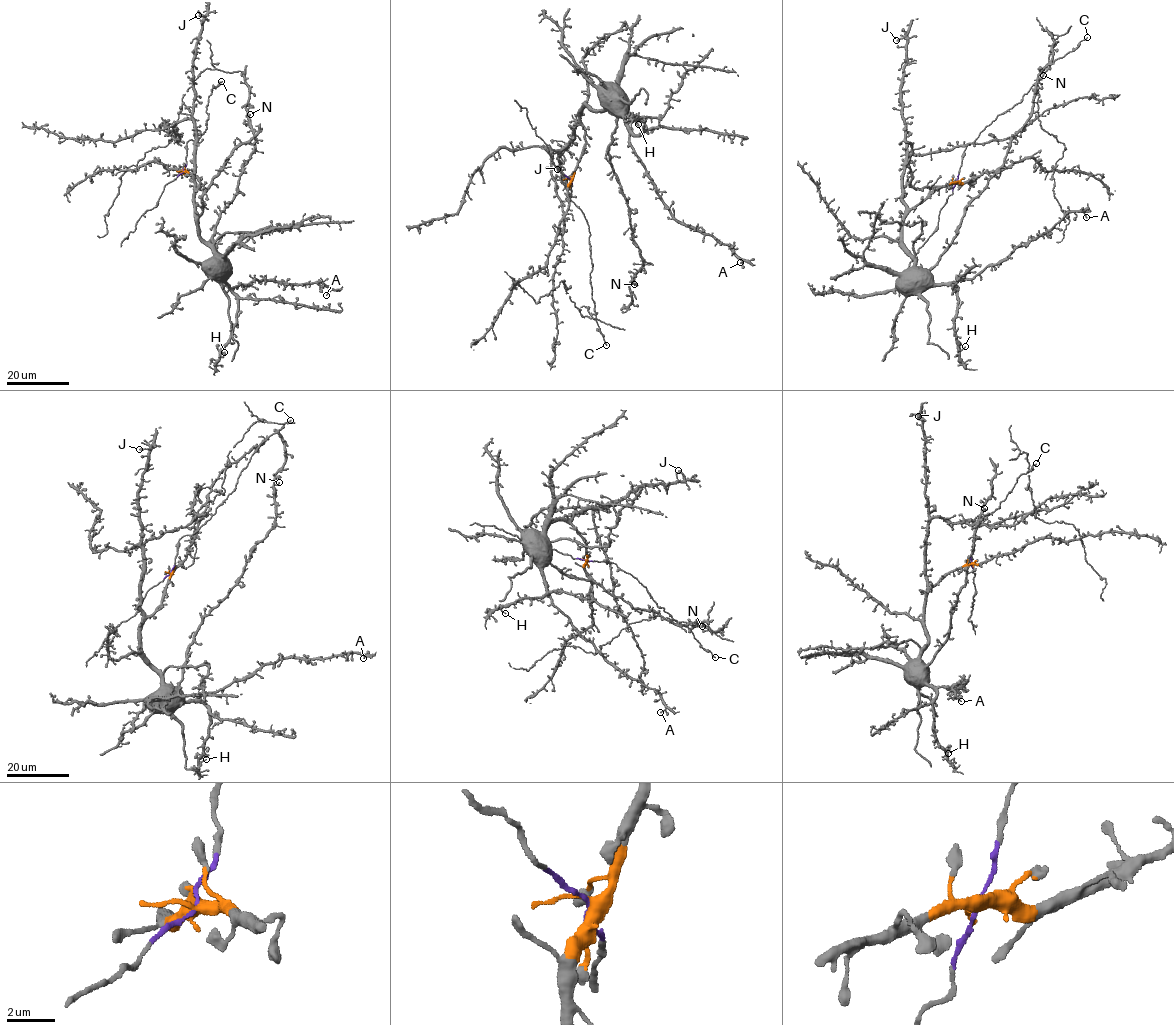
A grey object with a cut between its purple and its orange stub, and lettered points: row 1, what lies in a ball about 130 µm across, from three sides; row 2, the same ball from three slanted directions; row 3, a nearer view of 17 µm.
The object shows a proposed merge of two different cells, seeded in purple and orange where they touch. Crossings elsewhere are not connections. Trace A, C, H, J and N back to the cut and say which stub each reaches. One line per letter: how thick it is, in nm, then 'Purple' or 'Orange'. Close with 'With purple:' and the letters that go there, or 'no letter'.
A: Thickness 190 nm. Orange
C: Thickness 140 nm. Purple
H: Thickness 120 nm. Orange
J: Thickness 440 nm. Orange
N: Thickness 180 nm. Orange
With purple: C

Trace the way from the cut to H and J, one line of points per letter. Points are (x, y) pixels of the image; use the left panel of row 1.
H: (183, 171), (194, 174), (200, 182), (194, 195), (196, 229), (236, 296), (237, 323), (221, 352), (225, 352)
J: (183, 171), (194, 174), (200, 186), (196, 186), (194, 179), (192, 102), (195, 44), (205, 18), (198, 15)

